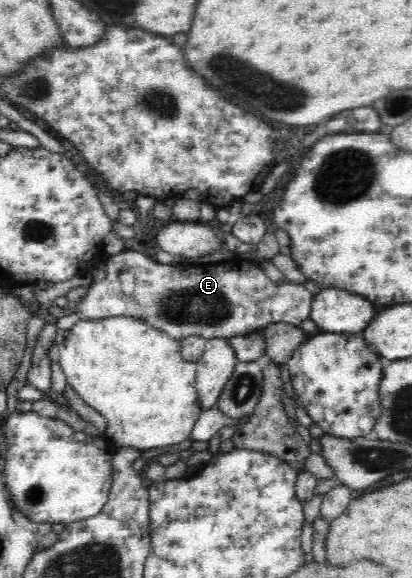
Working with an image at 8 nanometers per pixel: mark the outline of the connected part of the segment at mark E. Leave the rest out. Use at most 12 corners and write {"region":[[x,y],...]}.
{"region":[[109,255],[74,306],[179,341],[300,327],[313,295],[259,264]]}

